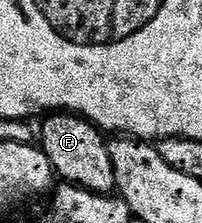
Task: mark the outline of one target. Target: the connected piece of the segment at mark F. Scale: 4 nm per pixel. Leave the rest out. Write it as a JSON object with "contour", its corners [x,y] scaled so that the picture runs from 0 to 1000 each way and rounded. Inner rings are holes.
{"contour":[[[351,502],[223,516],[208,552],[218,561],[198,574],[193,659],[218,668],[228,709],[248,709],[257,731],[262,776],[312,821],[361,825],[510,879],[579,857],[564,726],[545,726],[540,632],[500,578],[406,520],[361,520]]]}

